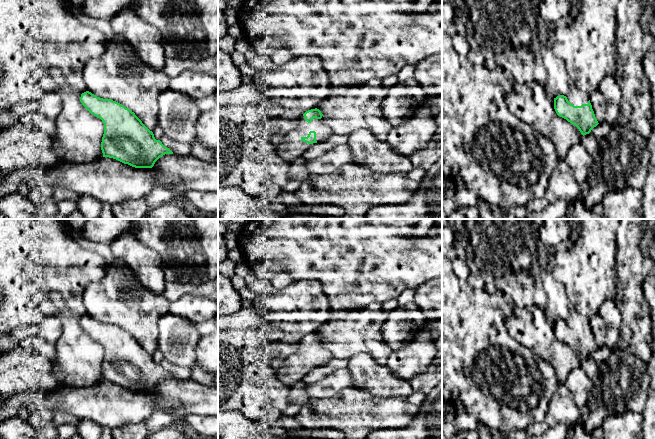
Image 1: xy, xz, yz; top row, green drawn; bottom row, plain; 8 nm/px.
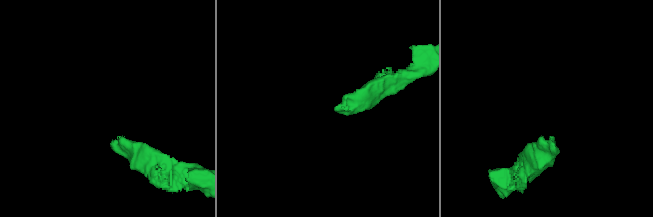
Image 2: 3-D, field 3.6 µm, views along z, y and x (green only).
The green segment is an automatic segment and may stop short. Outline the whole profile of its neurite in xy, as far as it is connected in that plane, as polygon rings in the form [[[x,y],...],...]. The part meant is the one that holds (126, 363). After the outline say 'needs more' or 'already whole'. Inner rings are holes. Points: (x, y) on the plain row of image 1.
[[[89,315],[81,318],[80,326],[104,348],[101,366],[103,381],[116,383],[135,392],[152,392],[160,381],[173,378],[124,329],[97,321]]]; already whole

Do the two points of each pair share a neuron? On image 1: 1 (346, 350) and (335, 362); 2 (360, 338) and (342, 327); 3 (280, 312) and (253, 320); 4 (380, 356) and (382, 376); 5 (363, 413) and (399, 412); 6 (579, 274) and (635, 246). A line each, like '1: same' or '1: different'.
1: different
2: same
3: different
4: different
5: same
6: different

